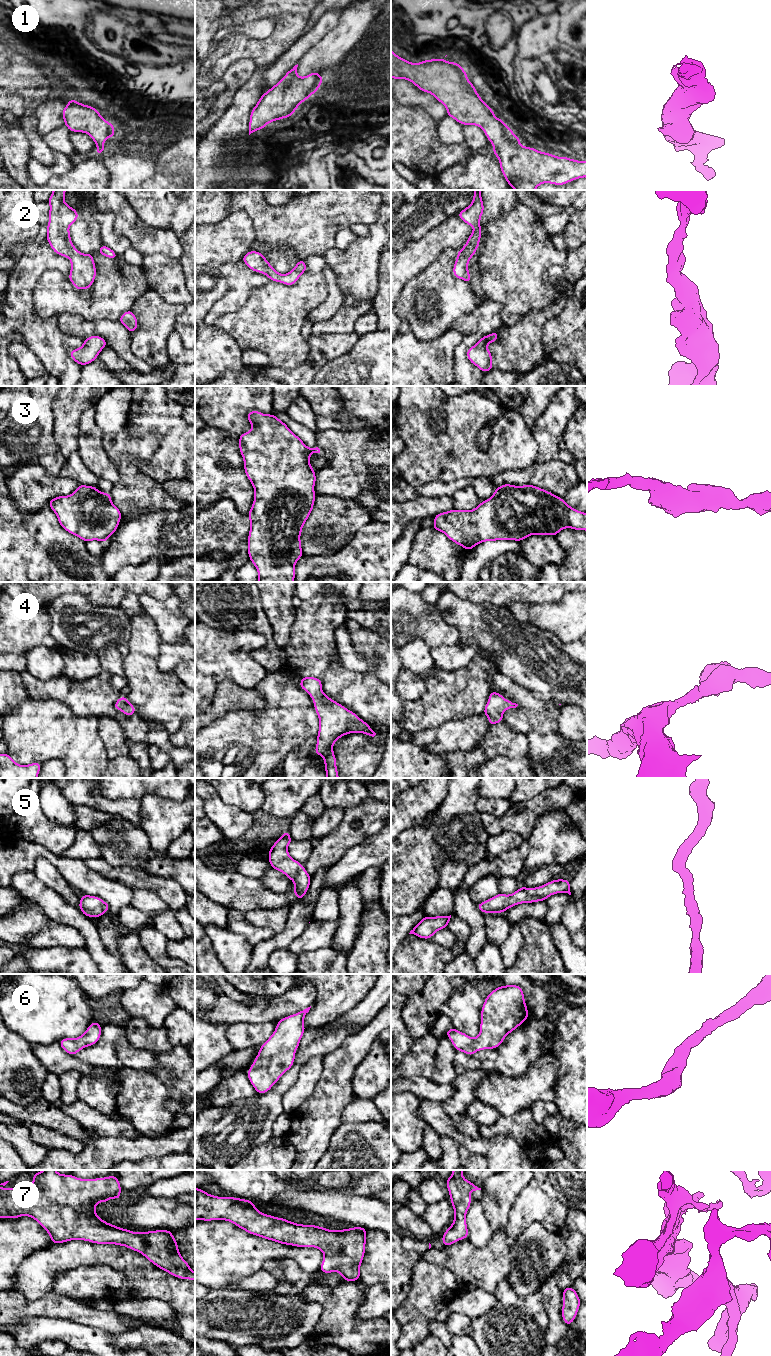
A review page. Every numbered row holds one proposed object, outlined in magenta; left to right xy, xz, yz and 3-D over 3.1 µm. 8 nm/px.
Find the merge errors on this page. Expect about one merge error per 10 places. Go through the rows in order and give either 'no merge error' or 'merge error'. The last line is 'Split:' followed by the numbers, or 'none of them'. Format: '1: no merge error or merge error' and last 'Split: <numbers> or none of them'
1: no merge error
2: no merge error
3: no merge error
4: no merge error
5: no merge error
6: no merge error
7: no merge error
Split: none of them

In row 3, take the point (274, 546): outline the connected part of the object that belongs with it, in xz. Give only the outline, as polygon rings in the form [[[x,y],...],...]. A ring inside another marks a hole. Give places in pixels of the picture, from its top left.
[[[251,411],[246,415],[252,430],[239,435],[239,450],[244,461],[247,478],[254,487],[254,501],[247,513],[250,519],[248,535],[248,555],[258,571],[258,582],[294,582],[295,564],[304,555],[300,535],[304,523],[314,509],[316,494],[314,486],[316,473],[309,462],[312,453],[320,449],[308,448],[288,426],[274,414],[264,415],[260,411]]]

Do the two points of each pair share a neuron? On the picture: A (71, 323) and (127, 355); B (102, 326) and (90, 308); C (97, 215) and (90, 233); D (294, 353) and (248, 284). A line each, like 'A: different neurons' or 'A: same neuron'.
A: same neuron
B: different neurons
C: different neurons
D: different neurons

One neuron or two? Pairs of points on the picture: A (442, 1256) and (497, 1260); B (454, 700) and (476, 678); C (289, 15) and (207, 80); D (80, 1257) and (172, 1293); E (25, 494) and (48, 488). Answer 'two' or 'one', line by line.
A: one
B: one
C: two
D: one
E: one

